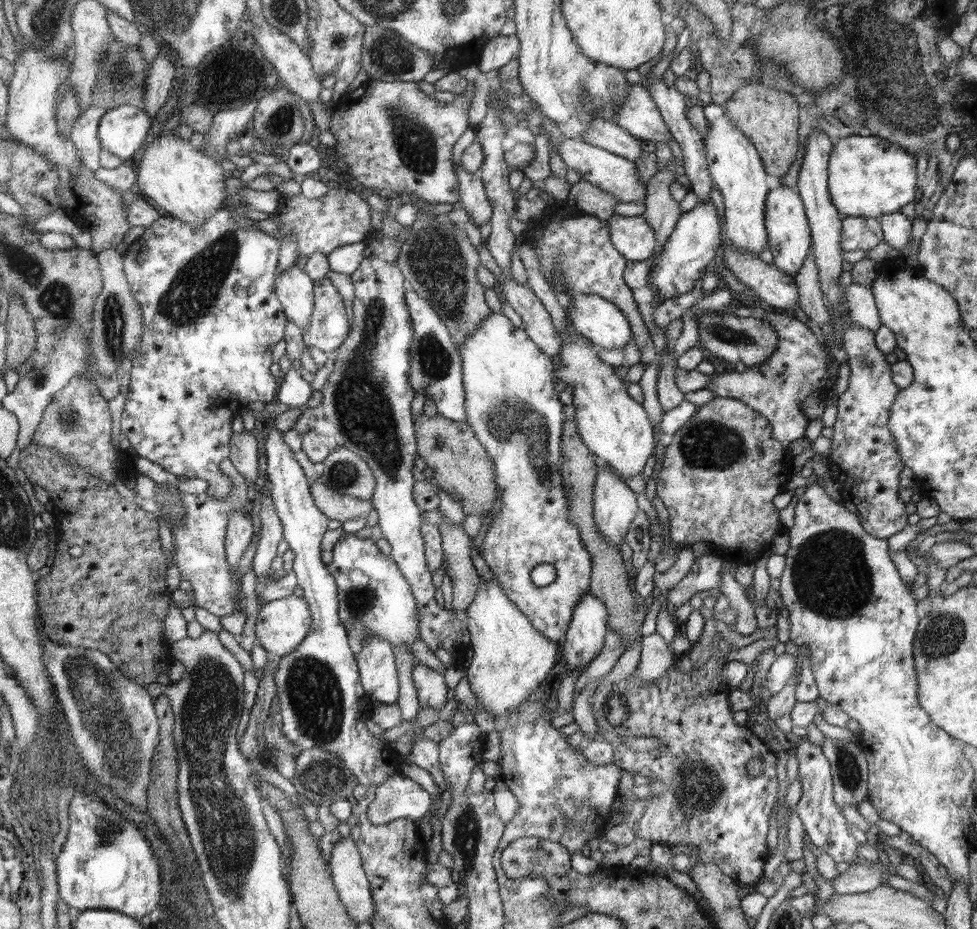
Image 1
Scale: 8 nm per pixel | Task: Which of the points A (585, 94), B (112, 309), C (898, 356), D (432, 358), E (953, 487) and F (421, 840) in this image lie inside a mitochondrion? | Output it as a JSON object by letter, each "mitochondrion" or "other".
{"A":"mitochondrion","B":"mitochondrion","C":"other","D":"mitochondrion","E":"other","F":"other"}

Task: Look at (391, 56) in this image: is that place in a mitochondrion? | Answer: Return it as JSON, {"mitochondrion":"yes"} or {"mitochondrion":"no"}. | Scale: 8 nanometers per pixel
{"mitochondrion":"yes"}

